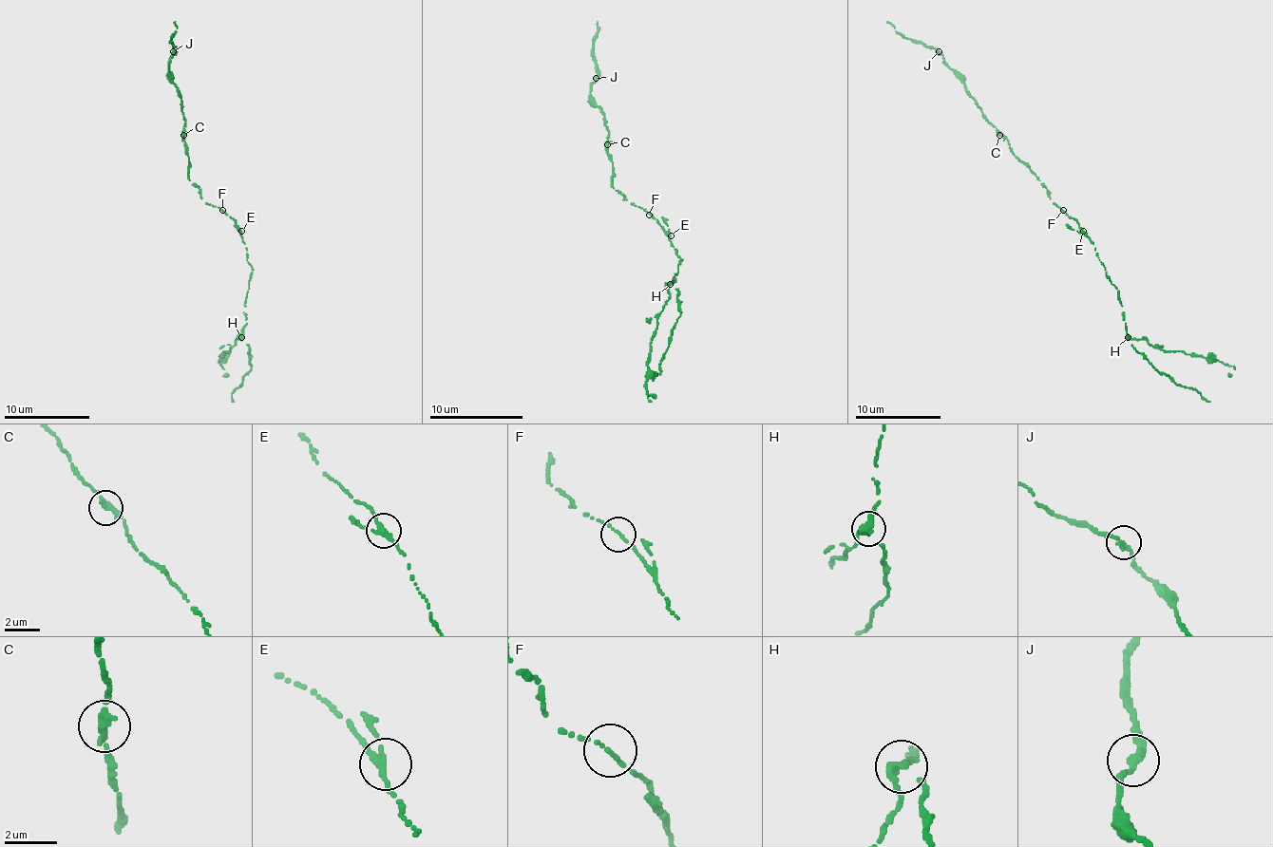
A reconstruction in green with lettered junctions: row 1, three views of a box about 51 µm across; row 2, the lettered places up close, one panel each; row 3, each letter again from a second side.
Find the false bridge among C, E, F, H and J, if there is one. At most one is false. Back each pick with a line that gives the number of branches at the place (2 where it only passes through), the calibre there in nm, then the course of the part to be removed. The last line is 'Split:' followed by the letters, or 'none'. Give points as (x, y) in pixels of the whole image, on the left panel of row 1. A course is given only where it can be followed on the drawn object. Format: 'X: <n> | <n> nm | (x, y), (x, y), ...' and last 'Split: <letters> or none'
H: 3 | 260 nm | (241, 336), (220, 358), (220, 367), (229, 375)
Split: H

